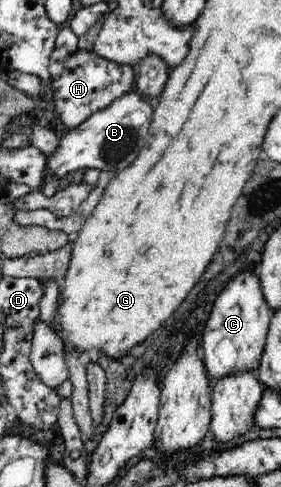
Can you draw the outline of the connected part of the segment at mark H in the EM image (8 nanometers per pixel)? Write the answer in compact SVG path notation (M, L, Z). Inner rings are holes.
M77 50L67 59L63 72L51 82L54 91L51 104L68 129L77 129L91 114L135 89L136 77L137 69L133 65L107 60L92 50Z

